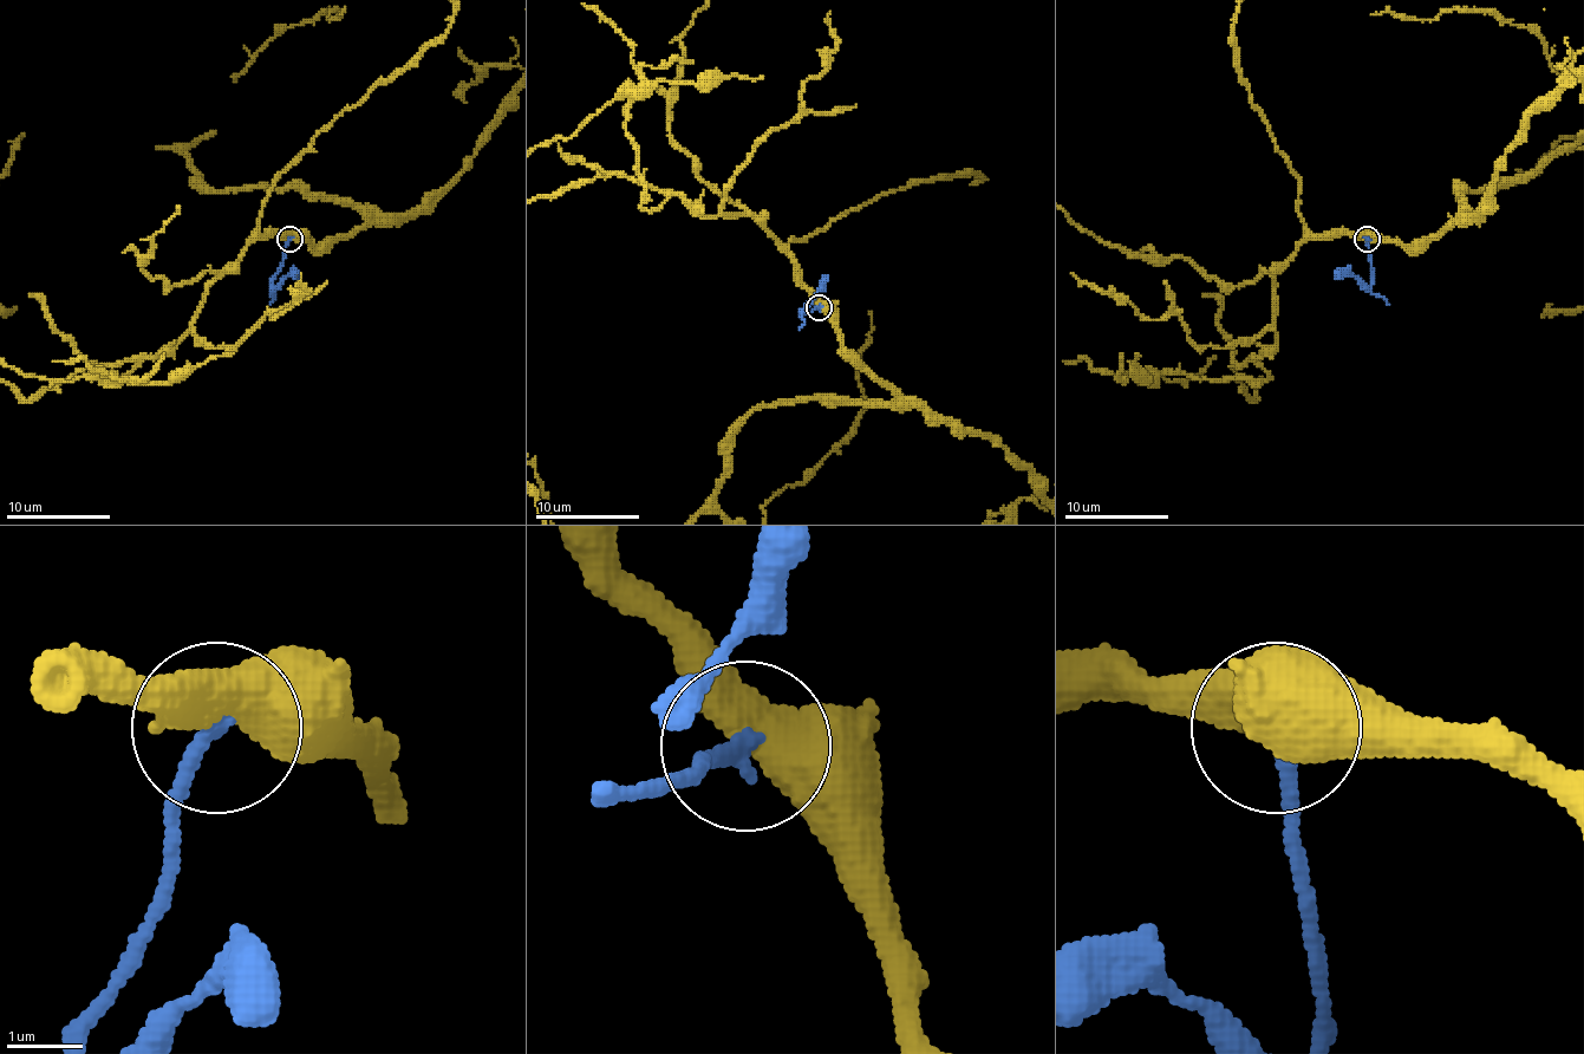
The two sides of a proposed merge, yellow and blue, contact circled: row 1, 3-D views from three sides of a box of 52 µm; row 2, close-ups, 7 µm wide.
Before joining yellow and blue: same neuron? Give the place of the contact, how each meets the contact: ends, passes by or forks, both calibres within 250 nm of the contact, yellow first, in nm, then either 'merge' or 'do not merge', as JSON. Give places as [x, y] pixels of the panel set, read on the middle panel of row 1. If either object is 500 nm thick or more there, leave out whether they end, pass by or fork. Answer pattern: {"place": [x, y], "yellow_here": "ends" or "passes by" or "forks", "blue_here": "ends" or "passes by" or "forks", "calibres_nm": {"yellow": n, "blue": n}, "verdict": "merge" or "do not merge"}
{"place": [819, 307], "calibres_nm": {"yellow": 550, "blue": 260}, "verdict": "do not merge"}

